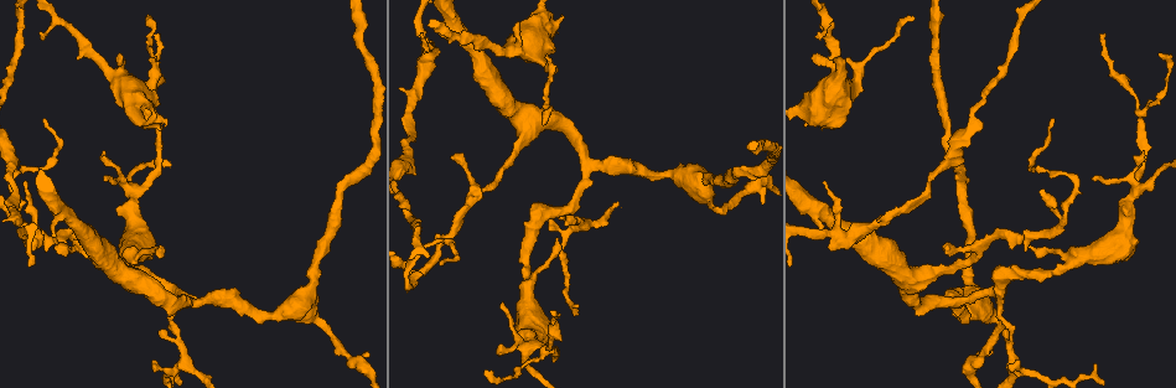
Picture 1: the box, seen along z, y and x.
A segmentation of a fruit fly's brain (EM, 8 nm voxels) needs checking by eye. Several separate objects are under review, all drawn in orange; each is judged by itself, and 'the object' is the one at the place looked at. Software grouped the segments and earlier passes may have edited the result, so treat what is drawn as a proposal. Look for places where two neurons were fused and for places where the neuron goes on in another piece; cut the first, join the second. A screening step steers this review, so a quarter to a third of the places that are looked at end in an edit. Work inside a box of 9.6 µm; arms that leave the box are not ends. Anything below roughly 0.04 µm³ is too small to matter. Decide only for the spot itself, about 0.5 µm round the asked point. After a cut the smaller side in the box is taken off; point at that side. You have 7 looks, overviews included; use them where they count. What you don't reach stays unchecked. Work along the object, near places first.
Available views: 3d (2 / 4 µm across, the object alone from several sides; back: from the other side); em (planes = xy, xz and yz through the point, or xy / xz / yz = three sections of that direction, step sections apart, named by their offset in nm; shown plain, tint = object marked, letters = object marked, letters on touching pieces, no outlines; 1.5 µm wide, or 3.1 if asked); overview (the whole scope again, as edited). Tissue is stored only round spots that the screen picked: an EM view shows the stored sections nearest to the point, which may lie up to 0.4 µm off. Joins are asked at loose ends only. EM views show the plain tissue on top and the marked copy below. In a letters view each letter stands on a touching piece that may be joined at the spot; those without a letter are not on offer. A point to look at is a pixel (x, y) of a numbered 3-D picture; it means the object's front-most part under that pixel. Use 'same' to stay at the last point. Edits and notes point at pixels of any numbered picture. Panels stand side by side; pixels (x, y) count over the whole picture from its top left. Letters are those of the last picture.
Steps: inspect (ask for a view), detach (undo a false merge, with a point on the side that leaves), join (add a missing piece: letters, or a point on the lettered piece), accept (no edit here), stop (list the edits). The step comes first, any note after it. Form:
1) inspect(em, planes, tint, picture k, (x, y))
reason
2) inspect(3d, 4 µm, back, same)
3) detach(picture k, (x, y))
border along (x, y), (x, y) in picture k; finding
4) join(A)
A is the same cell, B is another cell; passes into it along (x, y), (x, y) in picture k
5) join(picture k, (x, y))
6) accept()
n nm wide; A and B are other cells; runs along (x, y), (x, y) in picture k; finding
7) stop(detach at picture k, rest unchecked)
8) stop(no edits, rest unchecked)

inspect(3d, 4 µm, picture 1, (1050, 119))
branch stops here

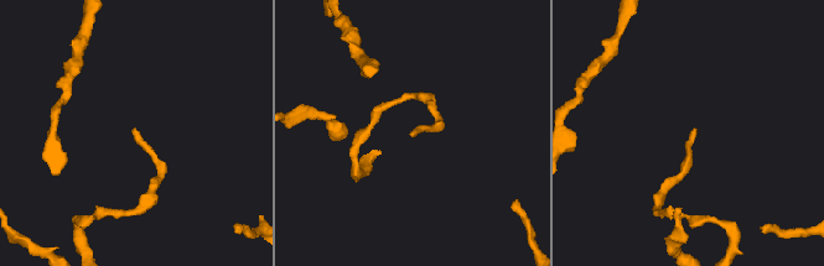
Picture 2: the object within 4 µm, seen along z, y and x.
inspect(em, planes, letters, picture 2, (694, 128))

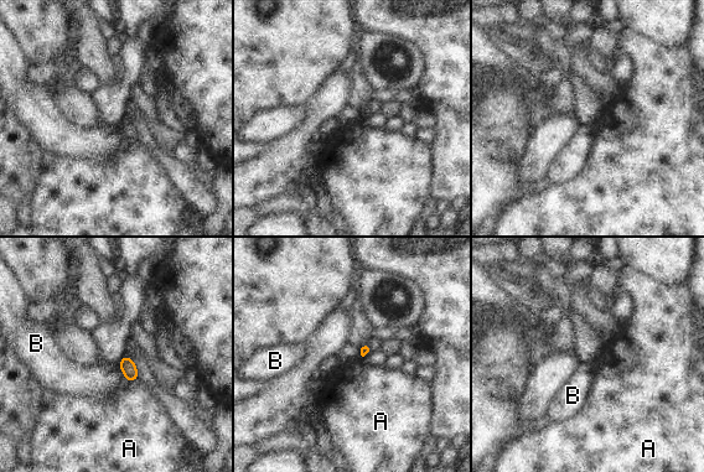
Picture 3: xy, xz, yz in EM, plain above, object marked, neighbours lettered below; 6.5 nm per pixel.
accept()
B touches over 110 nm; A and B are other cells; border along (139, 377), (133, 382), (125, 379) in picture 3; none of them fits

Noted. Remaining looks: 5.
inspect(em, yz, step 8, letters, picture 1, (1031, 248))
branch stops here

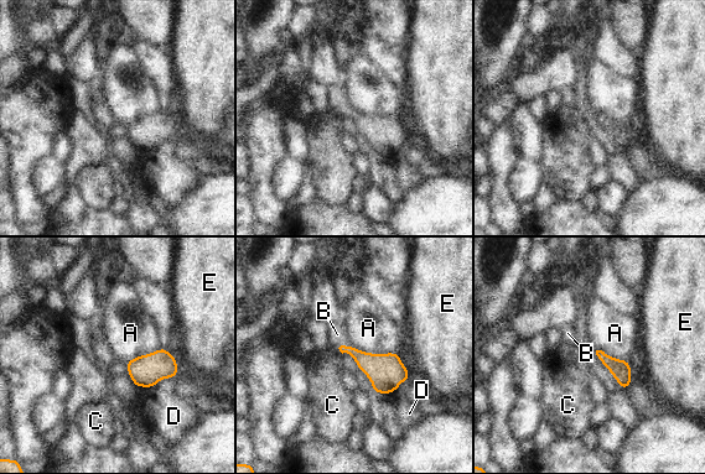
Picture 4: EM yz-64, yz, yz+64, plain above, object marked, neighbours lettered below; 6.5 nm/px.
join(B)
B is the same cell, A, C, D and E are other cells; passes into it along (376, 366), (343, 345), (337, 334) in picture 4; it goes on there

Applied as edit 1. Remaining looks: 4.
inspect(em, planes, letters, picture 1, (1158, 53))
free end

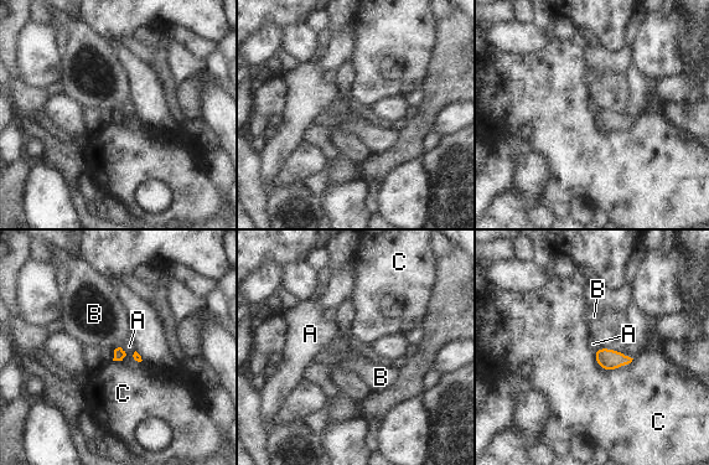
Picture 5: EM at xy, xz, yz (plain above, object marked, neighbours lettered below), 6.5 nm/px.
accept()
A, B and C are other cells; border along (120, 346), (128, 352) in picture 5; no lettered piece goes on from it

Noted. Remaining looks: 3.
stop(join at picture 4, rest unchecked)

